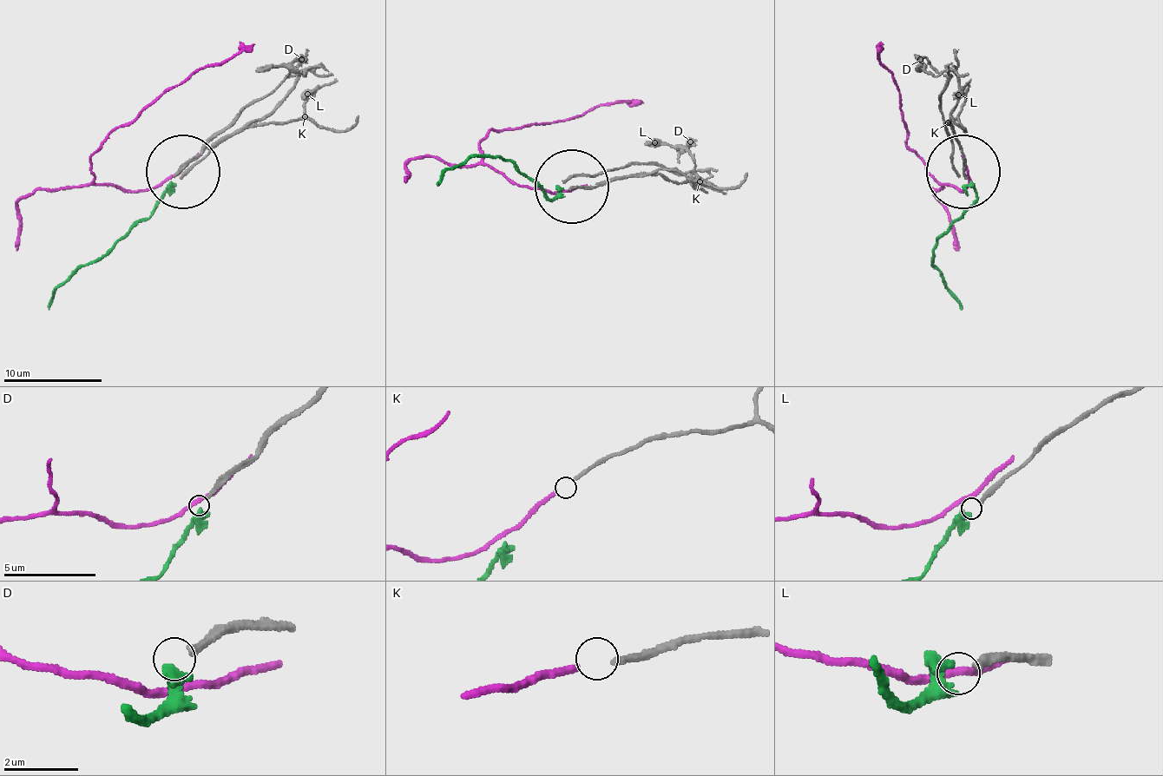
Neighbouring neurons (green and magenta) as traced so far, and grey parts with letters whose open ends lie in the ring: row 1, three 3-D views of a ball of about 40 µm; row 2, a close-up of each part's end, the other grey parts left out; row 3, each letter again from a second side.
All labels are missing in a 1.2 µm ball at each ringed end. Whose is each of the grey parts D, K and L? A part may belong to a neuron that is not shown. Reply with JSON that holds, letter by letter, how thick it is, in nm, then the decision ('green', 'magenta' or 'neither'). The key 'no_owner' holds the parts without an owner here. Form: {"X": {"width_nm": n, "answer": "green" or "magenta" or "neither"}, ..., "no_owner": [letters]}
{"D": {"width_nm": 200, "answer": "neither"}, "K": {"width_nm": 180, "answer": "magenta"}, "L": {"width_nm": 220, "answer": "green"}, "no_owner": ["D"]}

